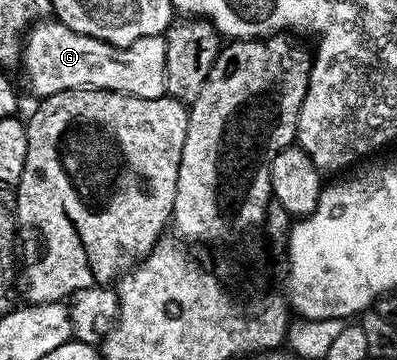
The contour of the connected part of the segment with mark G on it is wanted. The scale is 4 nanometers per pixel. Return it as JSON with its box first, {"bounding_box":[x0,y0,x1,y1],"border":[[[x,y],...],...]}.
{"bounding_box":[20,18,167,100],"border":[[[42,18],[25,33],[20,48],[20,69],[38,98],[73,88],[99,88],[151,100],[167,95],[165,52],[165,35],[140,38],[121,48],[76,34],[76,30],[68,30],[68,26],[53,18]]]}

